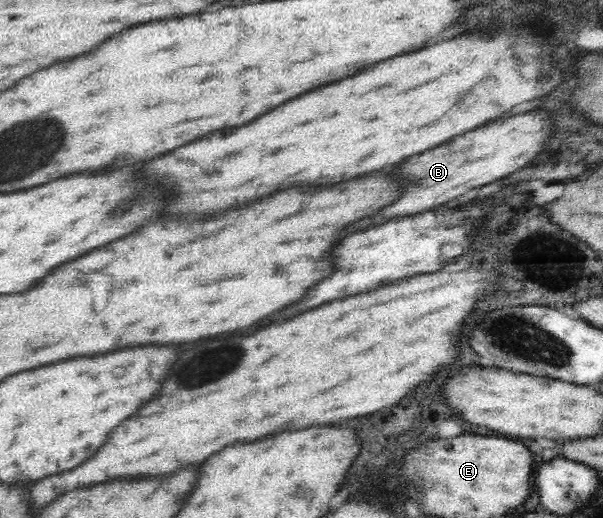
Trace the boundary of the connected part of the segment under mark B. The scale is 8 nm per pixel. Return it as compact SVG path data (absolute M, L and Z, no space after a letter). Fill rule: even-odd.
M539 112L517 114L513 118L499 120L495 124L481 126L461 136L455 136L453 140L433 150L411 156L397 168L397 176L407 186L407 190L397 200L387 204L387 208L379 210L375 216L357 220L357 224L353 226L369 228L369 226L385 224L385 220L421 214L440 207L459 194L509 176L511 172L523 168L531 158L535 158L539 150L545 148L543 144L547 144L547 140L551 138L551 130L553 130L553 120L545 112L543 114Z

